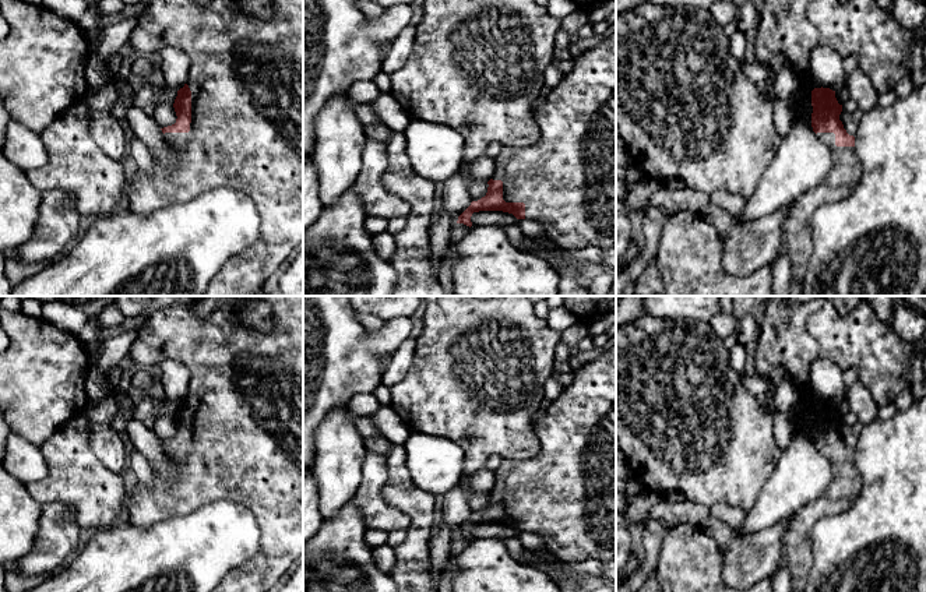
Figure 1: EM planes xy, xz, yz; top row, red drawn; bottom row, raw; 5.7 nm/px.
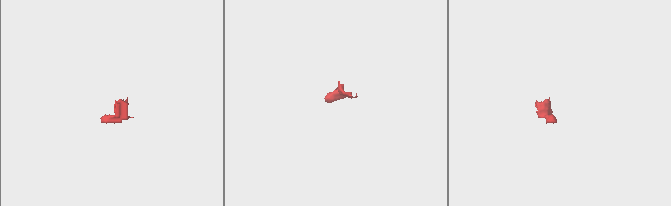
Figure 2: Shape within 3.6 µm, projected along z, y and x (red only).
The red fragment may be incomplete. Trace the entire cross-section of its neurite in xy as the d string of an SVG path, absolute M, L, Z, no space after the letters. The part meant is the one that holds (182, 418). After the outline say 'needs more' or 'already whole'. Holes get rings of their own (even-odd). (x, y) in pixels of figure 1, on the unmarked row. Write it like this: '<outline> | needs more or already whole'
M200 296L194 303L176 303L169 307L158 309L147 323L138 328L128 356L135 369L149 369L166 359L182 362L190 371L190 384L187 395L177 404L173 420L176 436L161 441L166 454L175 461L180 471L180 479L173 482L154 473L151 483L138 482L128 493L126 510L130 522L140 528L149 528L168 518L180 517L197 510L200 505L215 501L230 501L243 504L256 517L261 532L258 553L235 572L228 574L214 592L270 592L286 578L295 564L303 558L303 296ZM244 297L253 297L270 304L272 314L272 327L267 332L251 330L233 317L228 316L228 304L237 303Z | needs more

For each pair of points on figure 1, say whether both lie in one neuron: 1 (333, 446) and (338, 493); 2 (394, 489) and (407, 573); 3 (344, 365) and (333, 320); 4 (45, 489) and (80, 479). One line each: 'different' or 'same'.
1: same
2: same
3: same
4: same

